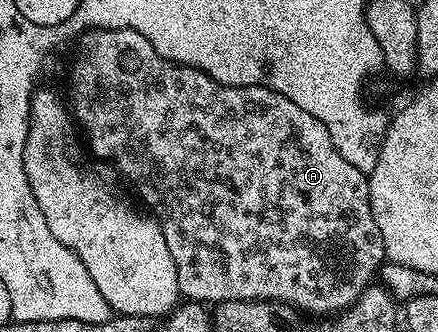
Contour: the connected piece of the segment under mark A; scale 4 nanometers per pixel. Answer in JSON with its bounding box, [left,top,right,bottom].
[68,29,387,315]

